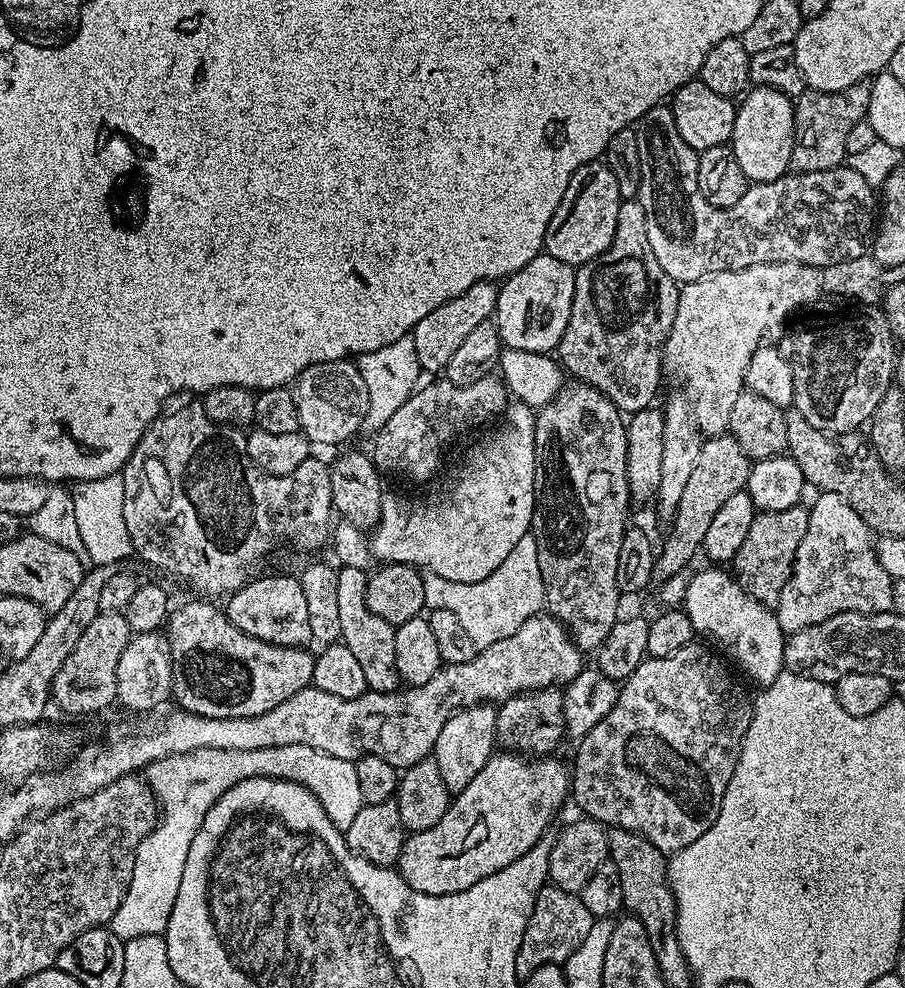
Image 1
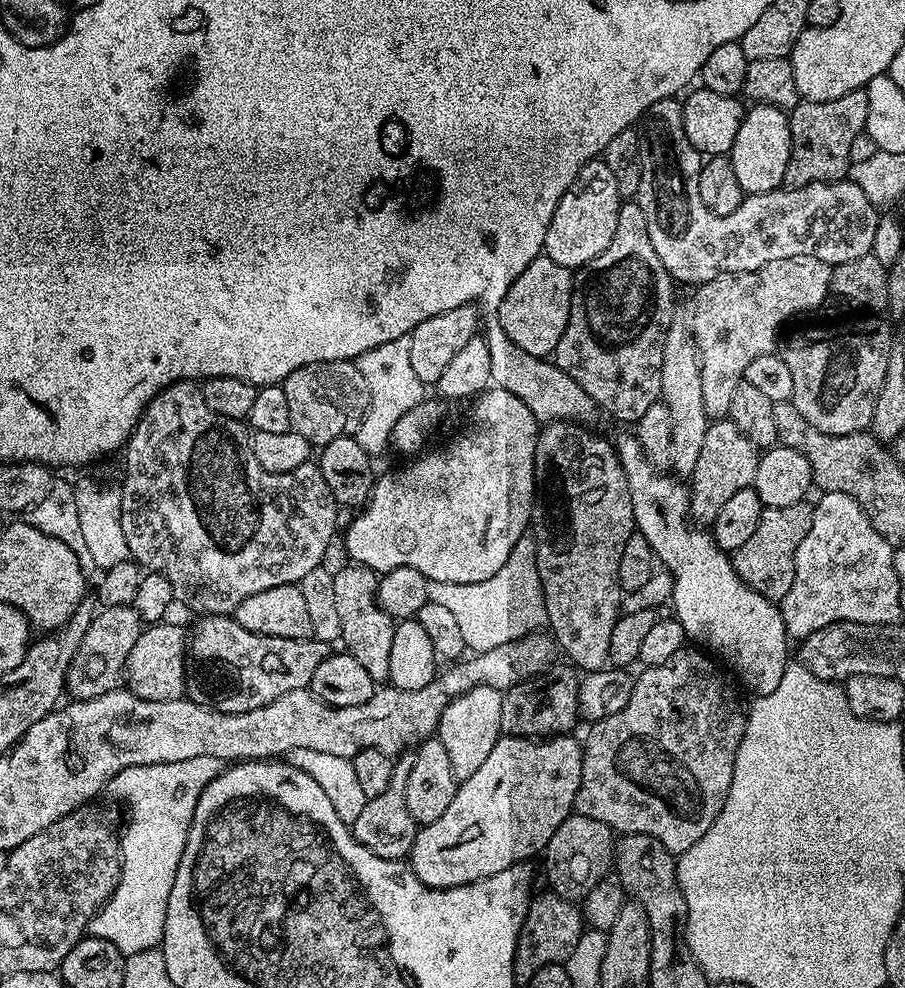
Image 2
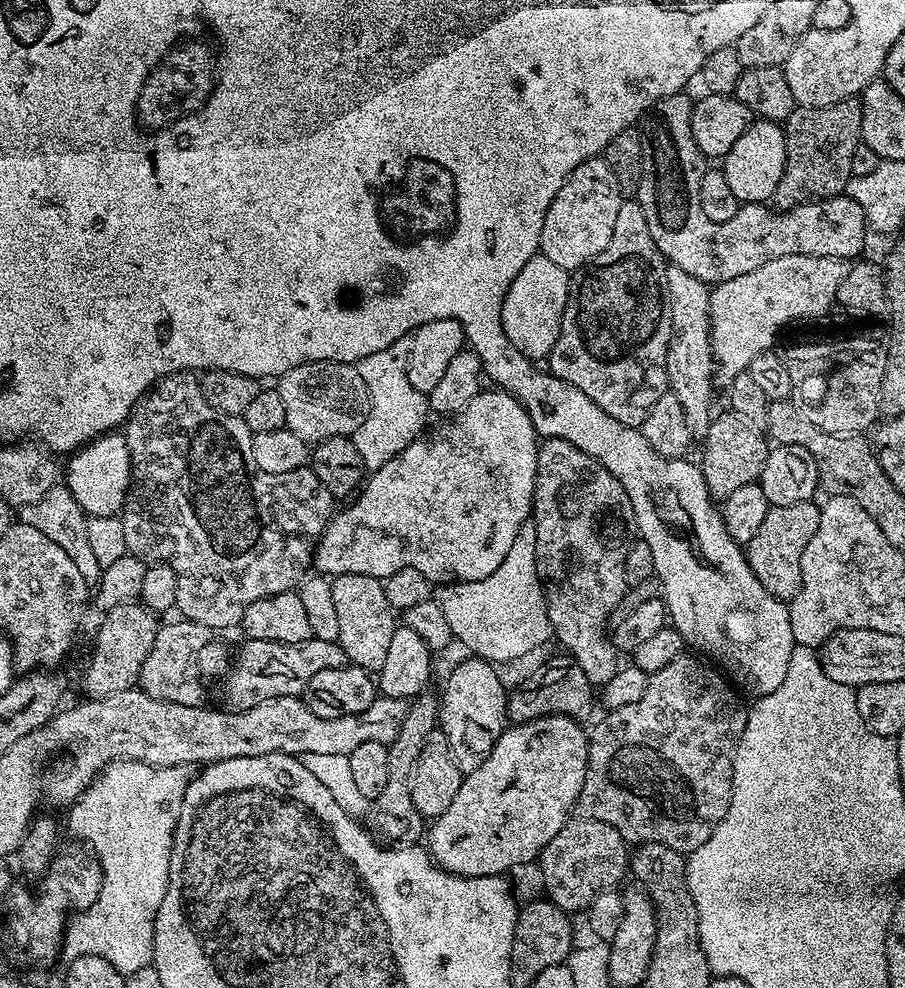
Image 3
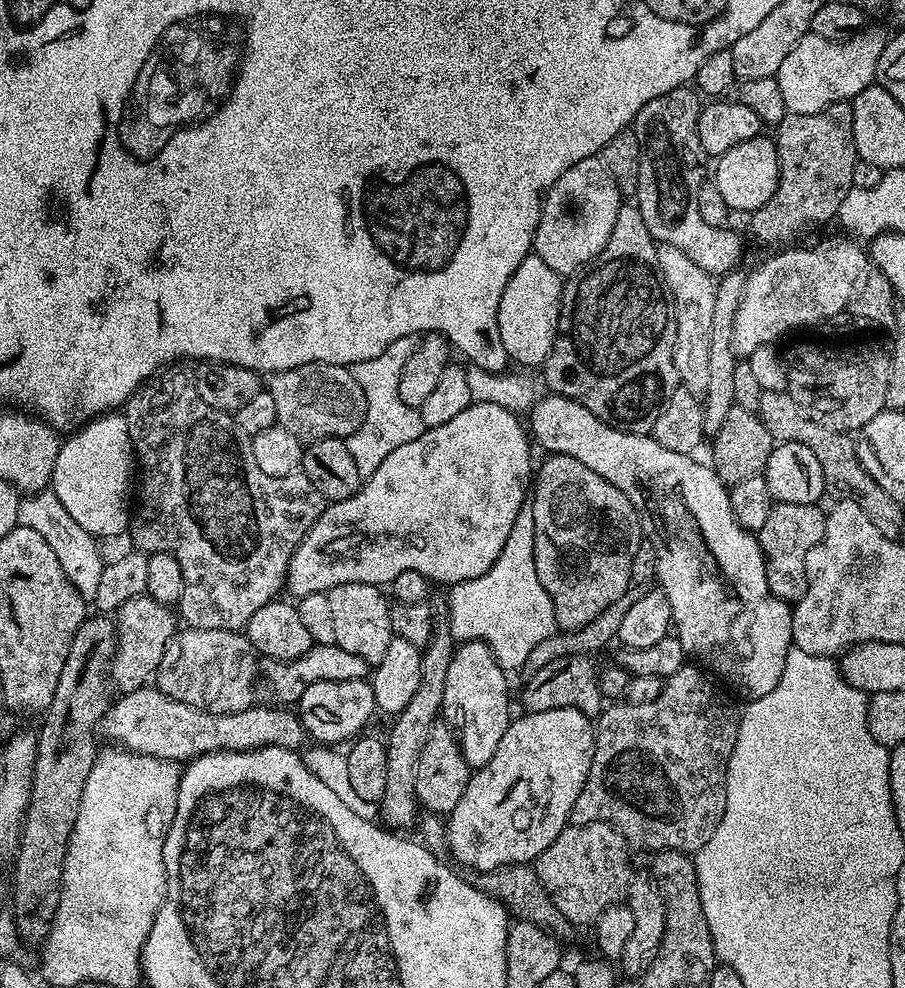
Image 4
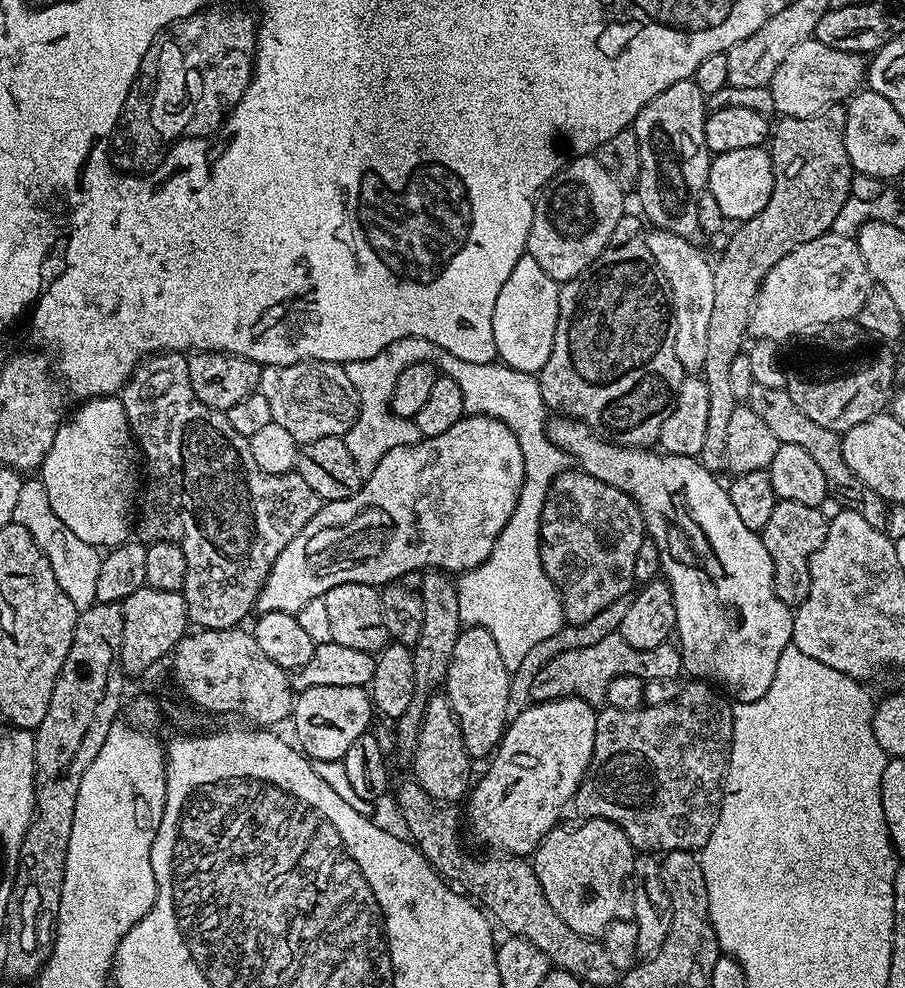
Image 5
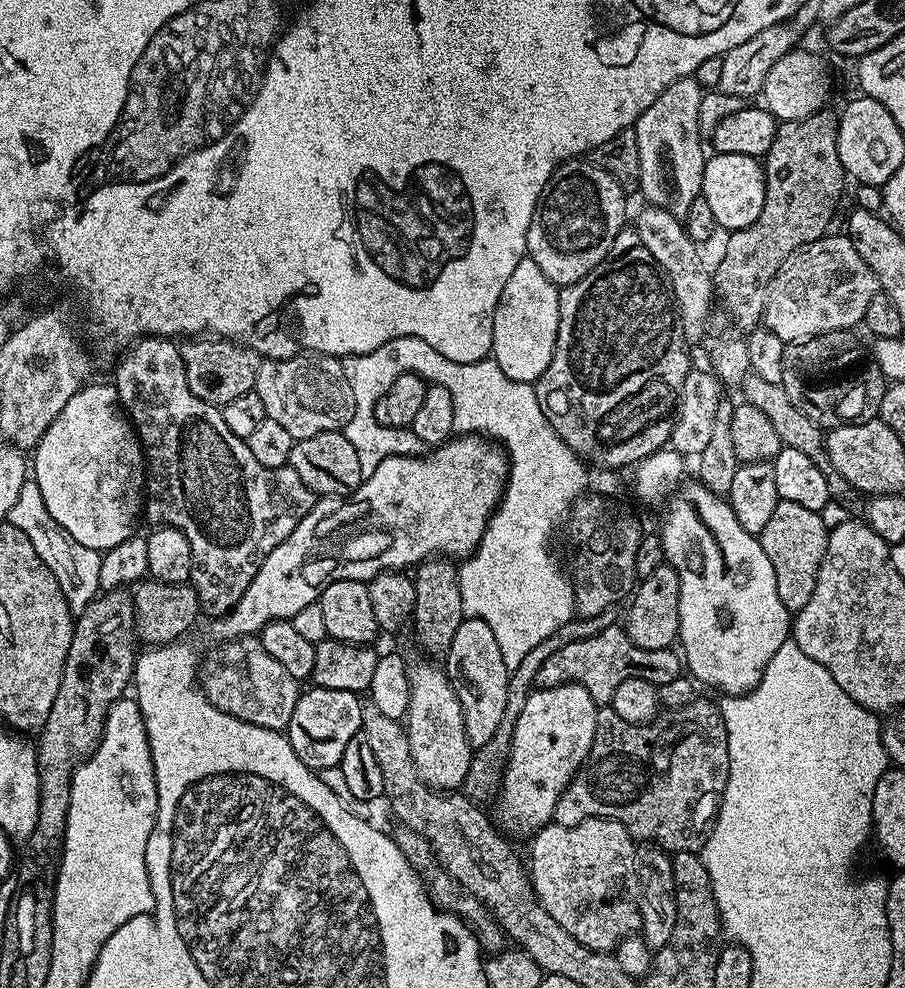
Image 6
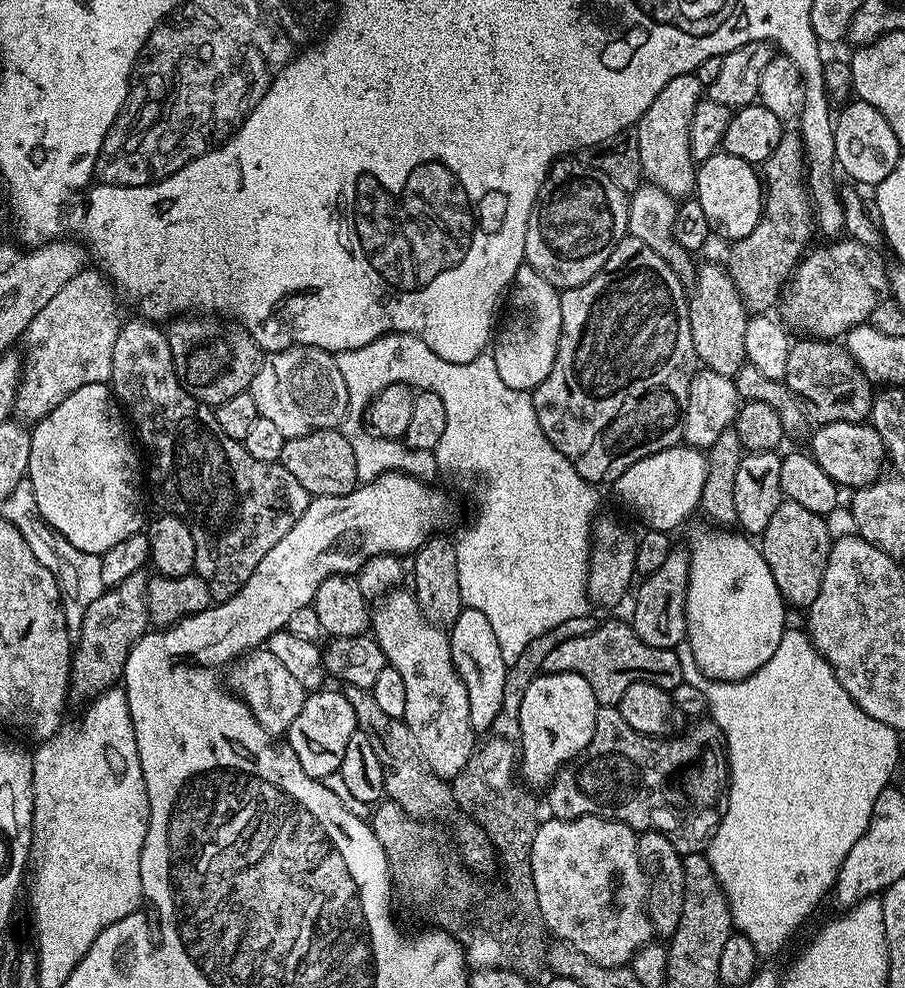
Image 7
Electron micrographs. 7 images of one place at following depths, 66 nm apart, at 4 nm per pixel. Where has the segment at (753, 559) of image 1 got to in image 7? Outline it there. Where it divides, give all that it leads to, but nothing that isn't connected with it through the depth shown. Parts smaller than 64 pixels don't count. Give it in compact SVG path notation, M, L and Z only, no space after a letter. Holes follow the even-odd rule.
M783 500L778 510L774 510L758 547L764 553L766 566L770 566L770 574L774 574L774 582L785 605L792 607L793 604L800 610L807 610L814 598L818 598L832 542L833 539L827 532L825 517L814 514L814 510L805 510L793 500Z

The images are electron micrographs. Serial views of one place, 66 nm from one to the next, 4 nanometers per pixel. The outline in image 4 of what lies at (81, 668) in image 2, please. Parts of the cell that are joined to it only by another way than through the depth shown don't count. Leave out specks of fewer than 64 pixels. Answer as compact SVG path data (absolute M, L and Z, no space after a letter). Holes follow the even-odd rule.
M150 595L130 598L114 613L116 622L116 653L112 659L110 680L120 687L121 693L145 687L155 677L156 667L162 662L162 654L170 638L178 630L178 616L169 605L158 602Z

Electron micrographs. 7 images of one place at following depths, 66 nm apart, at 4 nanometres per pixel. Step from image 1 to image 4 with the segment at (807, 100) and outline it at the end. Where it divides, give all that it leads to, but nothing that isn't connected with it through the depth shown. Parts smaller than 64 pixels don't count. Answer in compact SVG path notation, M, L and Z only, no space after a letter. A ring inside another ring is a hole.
M845 102L843 104L832 104L826 110L822 110L818 114L794 114L788 112L780 122L775 125L774 139L776 141L776 149L778 150L778 162L780 163L780 181L774 190L774 194L770 198L770 202L766 202L766 206L762 206L757 212L751 213L750 220L752 220L752 228L760 236L765 236L768 240L784 240L787 236L792 236L795 232L803 230L807 224L820 224L823 220L828 220L837 215L839 208L842 206L843 199L846 198L847 192L853 187L853 171L857 162L857 152L854 140L854 126L852 125L852 106L851 103Z

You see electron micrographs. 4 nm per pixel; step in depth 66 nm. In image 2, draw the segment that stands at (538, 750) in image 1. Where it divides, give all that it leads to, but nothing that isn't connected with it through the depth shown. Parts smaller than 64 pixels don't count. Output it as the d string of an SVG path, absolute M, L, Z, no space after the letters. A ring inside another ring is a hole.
M553 663L538 676L531 676L521 684L503 689L501 733L505 736L547 738L573 731L580 716L578 690L581 677L571 663Z

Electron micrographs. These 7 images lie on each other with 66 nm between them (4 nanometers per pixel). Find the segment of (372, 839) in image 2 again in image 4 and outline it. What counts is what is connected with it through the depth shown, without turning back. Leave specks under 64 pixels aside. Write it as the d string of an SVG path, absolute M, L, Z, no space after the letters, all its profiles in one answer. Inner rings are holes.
M447 619L435 621L432 637L422 649L422 678L418 682L418 691L410 697L410 702L395 713L392 729L386 735L386 794L382 794L378 811L384 815L383 823L392 830L408 830L417 823L418 801L414 778L418 774L418 757L422 755L422 746L426 746L426 738L430 738L430 730L442 716L444 703L442 694L446 694L446 670L450 670L450 662L454 651L452 630Z

